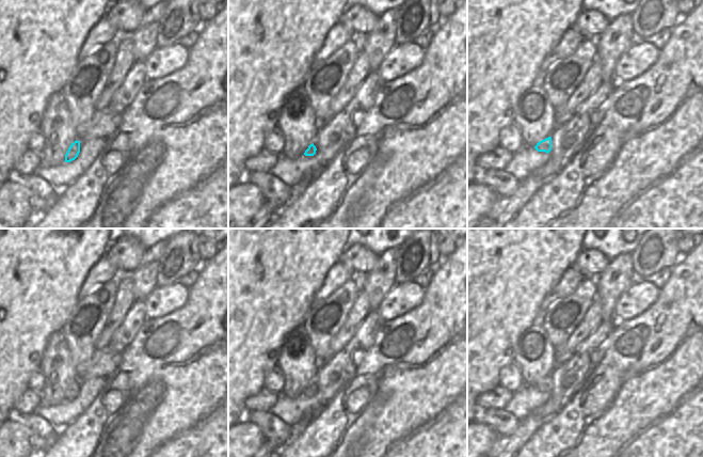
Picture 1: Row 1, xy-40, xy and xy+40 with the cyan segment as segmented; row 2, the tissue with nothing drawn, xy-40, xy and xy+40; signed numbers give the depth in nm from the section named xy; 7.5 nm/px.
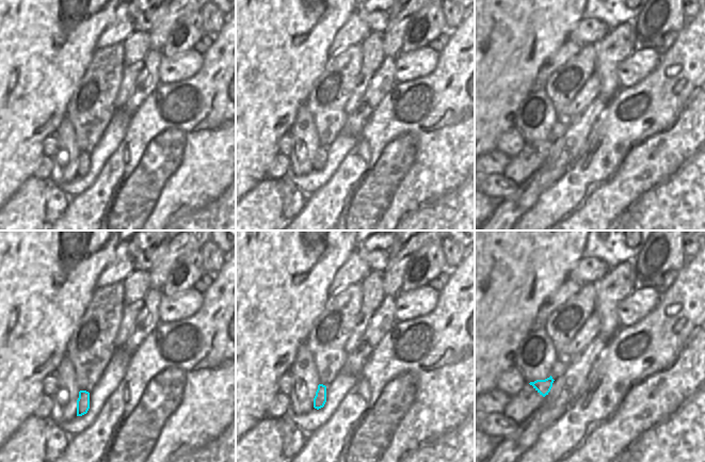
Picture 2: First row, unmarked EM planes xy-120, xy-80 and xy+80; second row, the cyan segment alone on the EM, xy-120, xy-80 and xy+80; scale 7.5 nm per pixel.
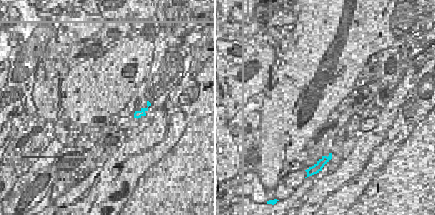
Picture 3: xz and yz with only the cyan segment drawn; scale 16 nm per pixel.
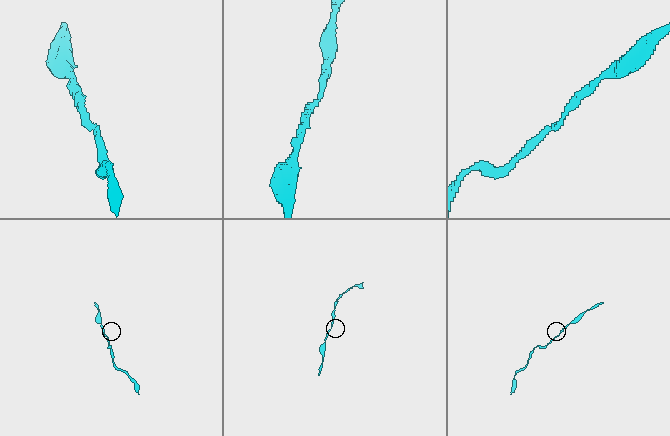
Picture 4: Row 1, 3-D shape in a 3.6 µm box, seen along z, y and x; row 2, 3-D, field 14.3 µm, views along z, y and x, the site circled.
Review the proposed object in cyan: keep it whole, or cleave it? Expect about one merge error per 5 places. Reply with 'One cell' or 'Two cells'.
One cell

